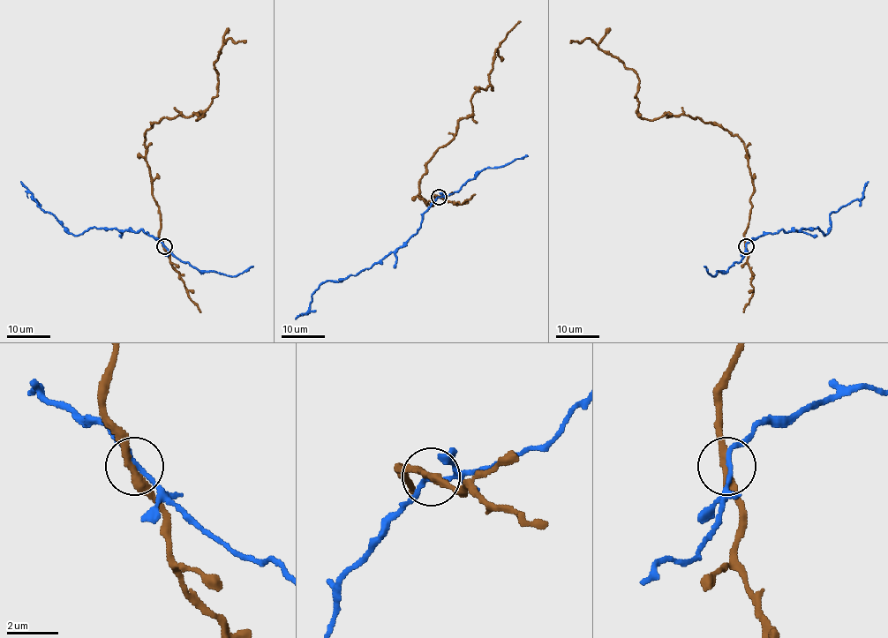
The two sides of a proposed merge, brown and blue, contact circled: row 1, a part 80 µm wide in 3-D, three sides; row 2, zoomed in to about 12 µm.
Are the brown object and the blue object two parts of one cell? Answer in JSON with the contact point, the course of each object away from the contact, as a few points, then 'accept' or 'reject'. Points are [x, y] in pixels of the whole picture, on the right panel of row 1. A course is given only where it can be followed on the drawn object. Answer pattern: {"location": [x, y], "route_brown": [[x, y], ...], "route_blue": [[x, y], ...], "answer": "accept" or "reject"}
{"location": [746, 246], "route_brown": [[746, 246], [754, 182], [745, 143], [686, 115], [643, 119], [635, 96], [637, 75], [590, 38], [569, 42]], "route_blue": [[746, 246], [751, 239], [782, 229], [816, 228], [825, 235], [831, 224], [829, 215], [860, 200], [869, 182]], "answer": "reject"}

